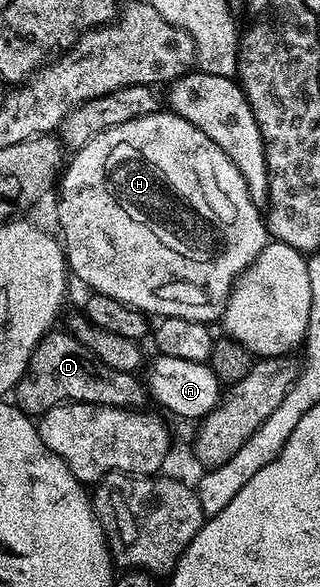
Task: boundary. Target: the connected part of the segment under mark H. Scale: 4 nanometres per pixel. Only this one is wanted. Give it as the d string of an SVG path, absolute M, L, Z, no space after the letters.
M169 109L154 111L151 115L137 117L133 121L125 121L125 125L113 125L113 129L105 129L105 133L97 133L93 141L85 144L80 151L70 156L69 162L61 172L57 183L59 191L59 227L63 230L62 242L65 244L67 266L70 274L75 275L97 294L104 294L114 301L124 303L142 311L147 317L181 317L189 321L197 321L208 325L214 324L227 308L227 298L231 296L231 288L243 271L269 242L269 232L264 212L260 204L253 201L249 189L245 185L245 177L241 177L241 169L229 161L229 157L221 150L221 145L213 145L197 125L189 125L185 117L175 115Z

